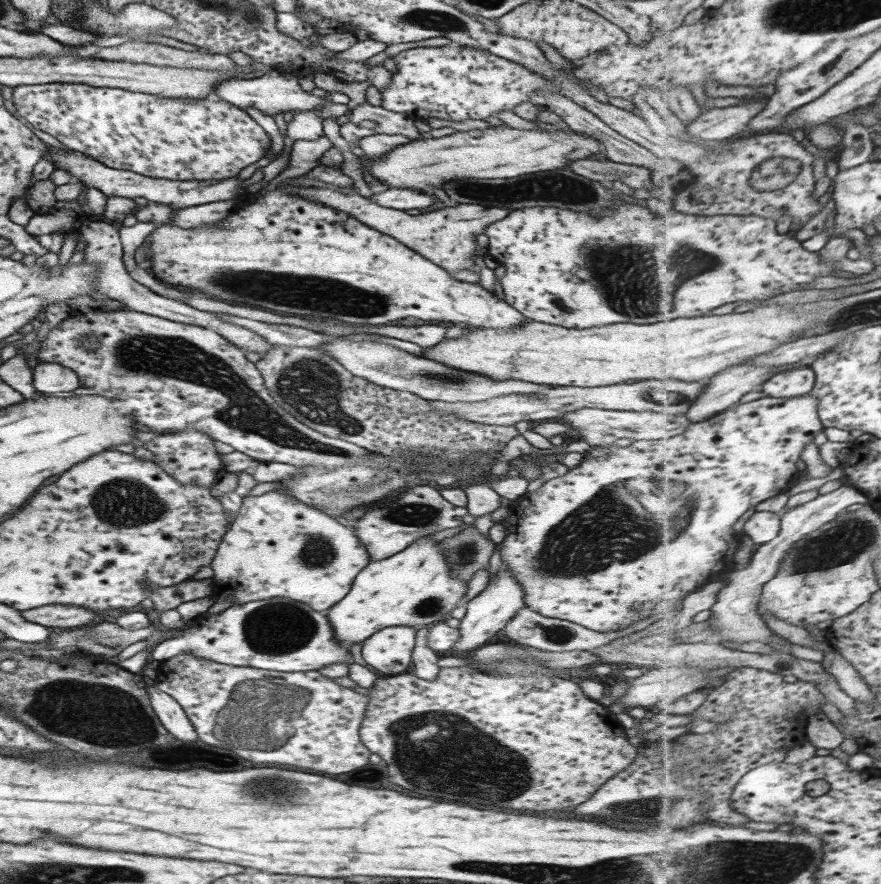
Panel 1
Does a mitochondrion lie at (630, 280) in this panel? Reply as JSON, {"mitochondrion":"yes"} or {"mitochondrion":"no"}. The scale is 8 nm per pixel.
{"mitochondrion":"yes"}

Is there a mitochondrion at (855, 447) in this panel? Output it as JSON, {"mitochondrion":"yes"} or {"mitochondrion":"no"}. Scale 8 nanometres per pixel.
{"mitochondrion":"no"}

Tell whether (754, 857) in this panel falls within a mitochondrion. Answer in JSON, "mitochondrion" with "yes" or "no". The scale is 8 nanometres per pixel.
{"mitochondrion":"yes"}

